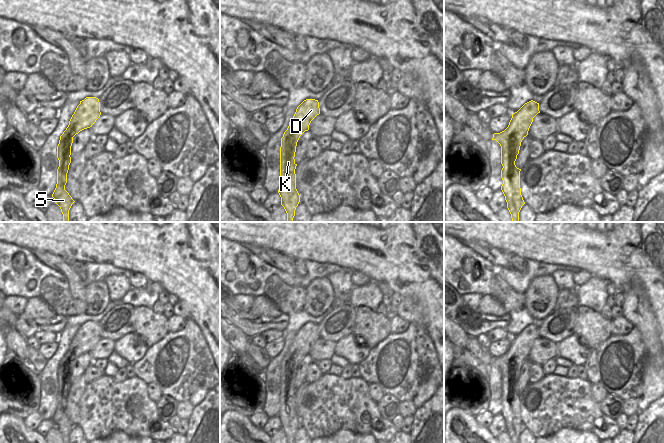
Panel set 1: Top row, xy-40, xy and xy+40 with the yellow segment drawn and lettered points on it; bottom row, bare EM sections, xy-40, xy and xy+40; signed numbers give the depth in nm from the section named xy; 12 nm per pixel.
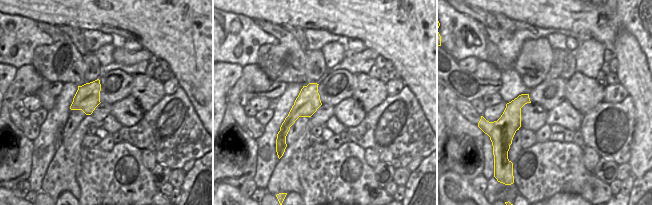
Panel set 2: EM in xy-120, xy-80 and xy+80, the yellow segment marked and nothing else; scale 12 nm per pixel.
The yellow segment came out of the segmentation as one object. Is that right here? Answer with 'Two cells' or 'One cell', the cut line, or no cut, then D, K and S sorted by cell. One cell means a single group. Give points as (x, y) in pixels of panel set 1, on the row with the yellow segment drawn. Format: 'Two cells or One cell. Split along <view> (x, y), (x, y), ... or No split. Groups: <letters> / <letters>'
Two cells. Split along xy+40 (506, 128), (510, 131), (511, 144), (515, 148), (516, 155). Groups: D / K S

